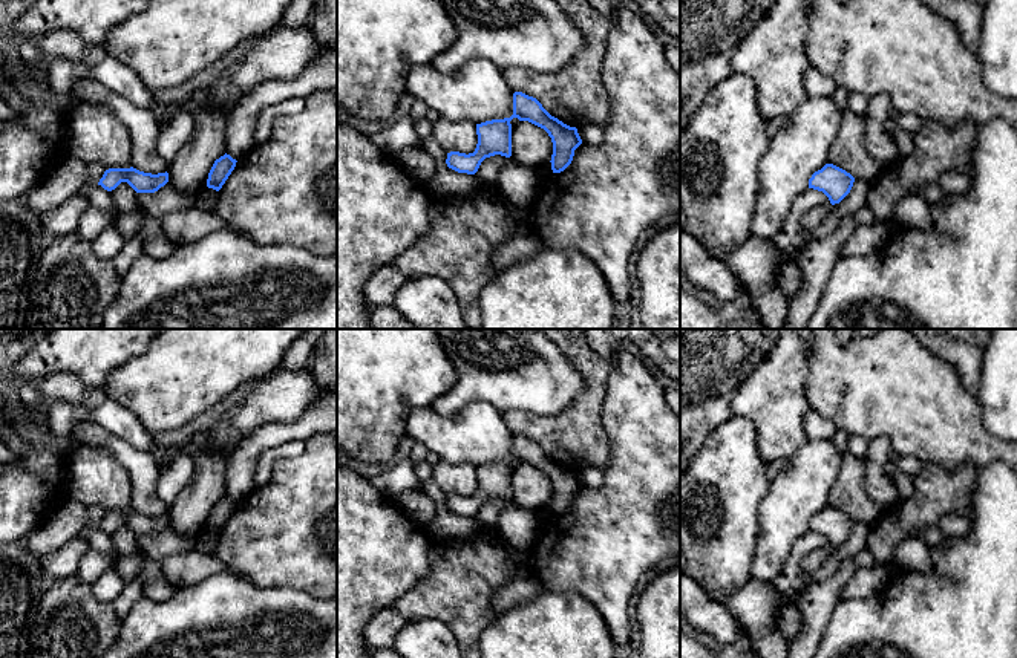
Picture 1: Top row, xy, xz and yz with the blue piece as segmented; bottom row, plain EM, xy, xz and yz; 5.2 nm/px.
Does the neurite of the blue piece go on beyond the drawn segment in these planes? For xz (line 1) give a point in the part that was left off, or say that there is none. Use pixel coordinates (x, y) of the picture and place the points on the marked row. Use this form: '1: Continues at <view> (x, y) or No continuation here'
1: No continuation here

